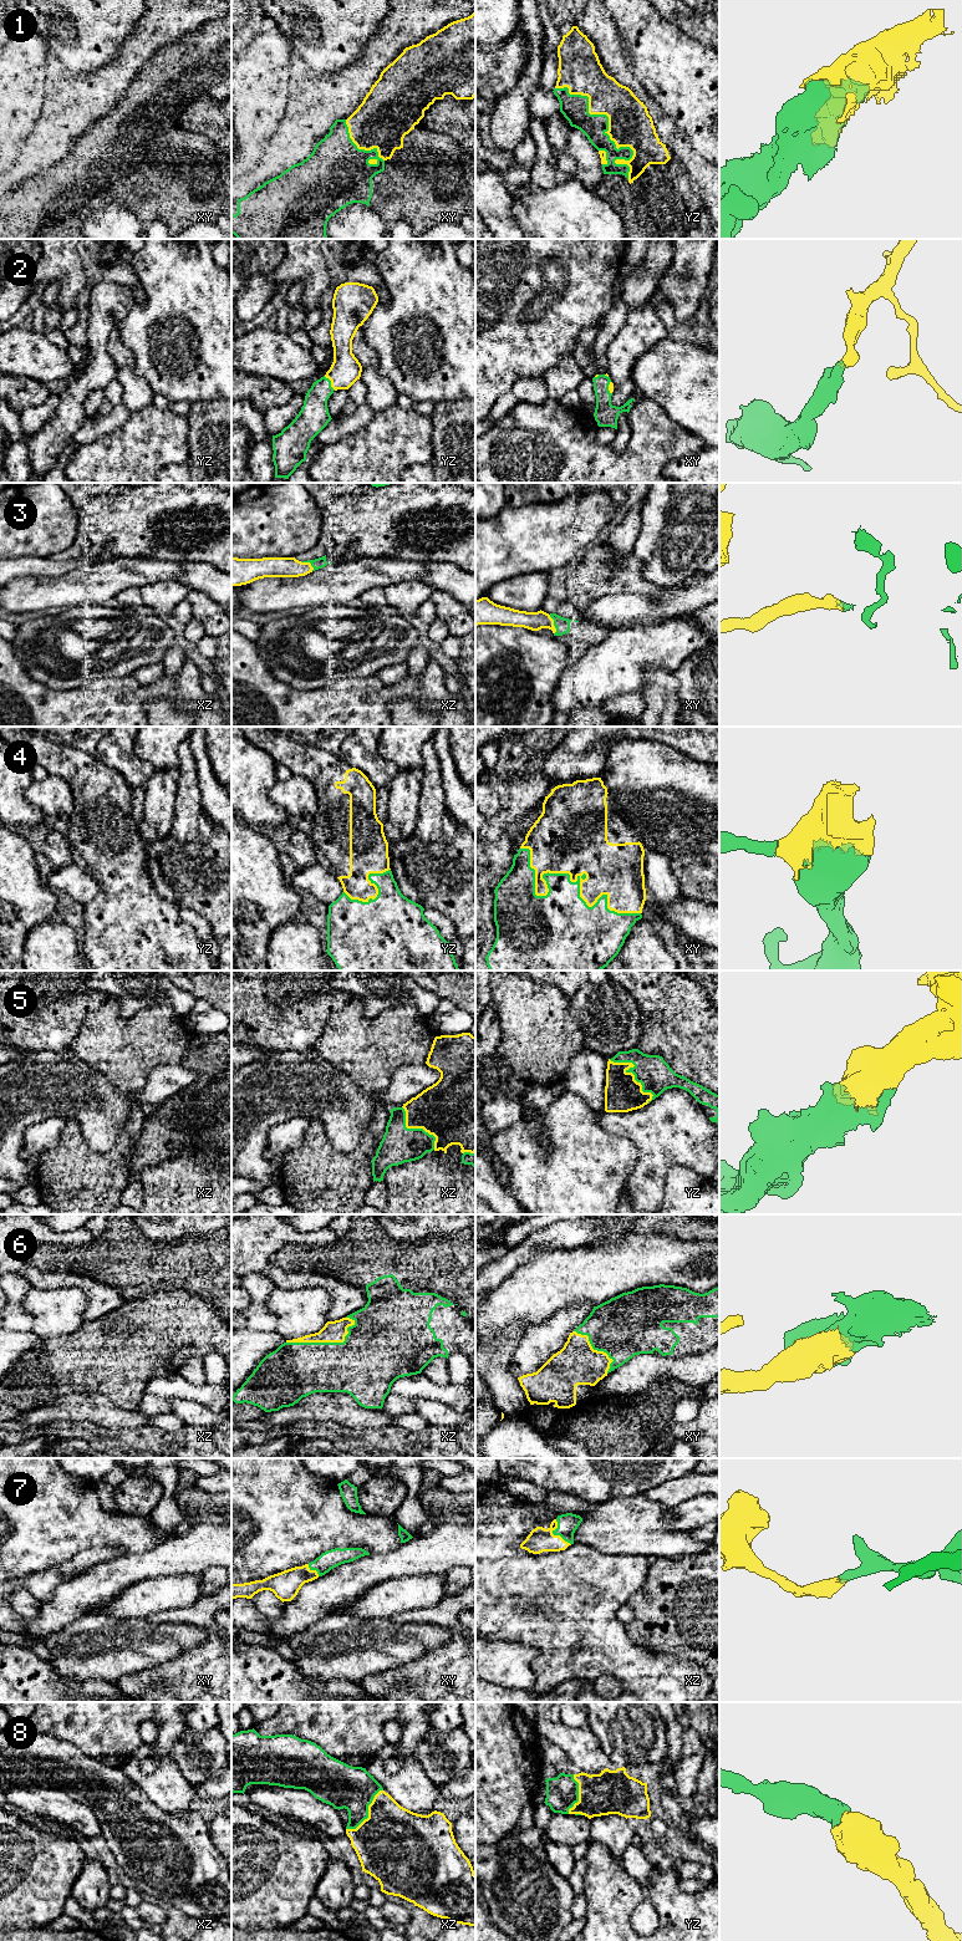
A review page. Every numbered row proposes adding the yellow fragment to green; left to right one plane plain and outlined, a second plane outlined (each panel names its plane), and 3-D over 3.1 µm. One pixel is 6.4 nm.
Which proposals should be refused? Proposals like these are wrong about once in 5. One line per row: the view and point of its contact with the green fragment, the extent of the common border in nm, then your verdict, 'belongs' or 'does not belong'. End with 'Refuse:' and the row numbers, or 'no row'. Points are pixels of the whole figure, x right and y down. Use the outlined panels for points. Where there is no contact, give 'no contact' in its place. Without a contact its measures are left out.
1: contact yz (607, 130); length 750 nm; belongs
2: contact yz (330, 382); length 120 nm; belongs
3: contact xy (554, 625); length 130 nm; belongs
4: contact xy (565, 874); length 900 nm; belongs
5: contact yz (630, 1071); length 380 nm; belongs
6: contact xz (325, 1343); length 480 nm; belongs
7: contact xz (555, 1534); length 190 nm; belongs
8: contact xz (367, 1813); length 360 nm; belongs
Refuse: no row

